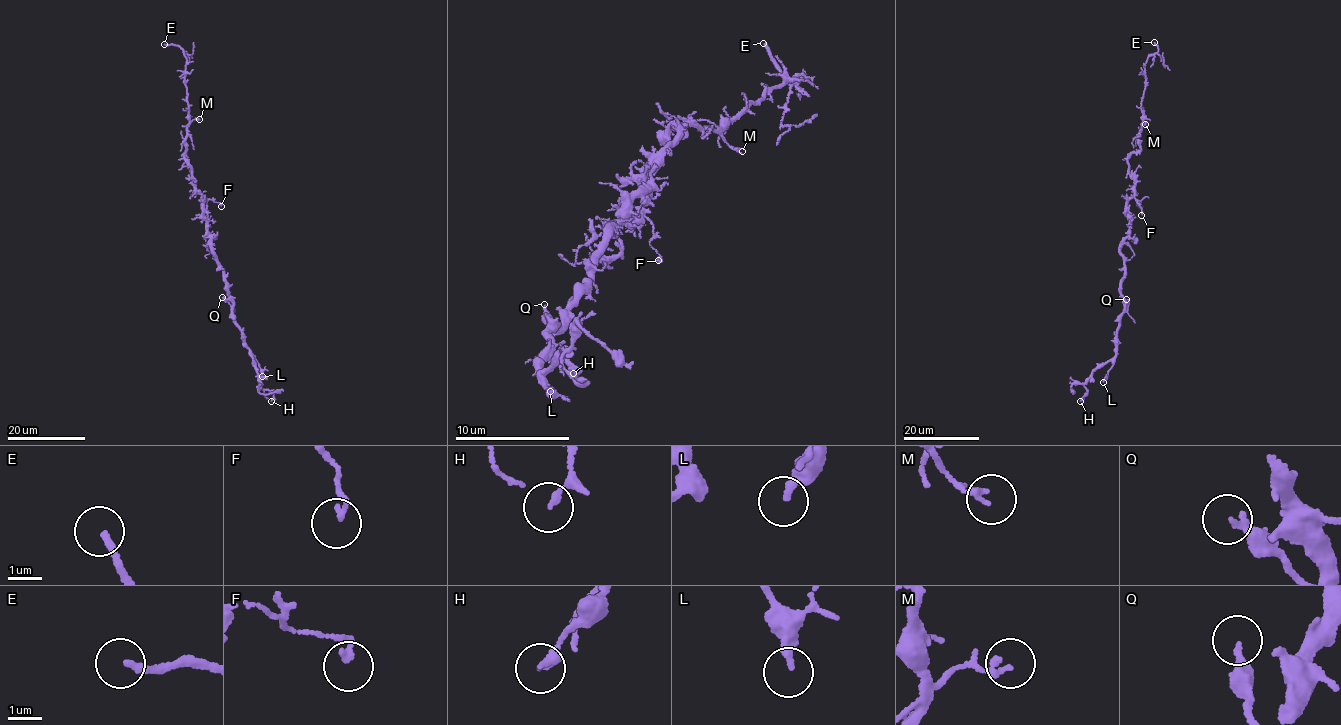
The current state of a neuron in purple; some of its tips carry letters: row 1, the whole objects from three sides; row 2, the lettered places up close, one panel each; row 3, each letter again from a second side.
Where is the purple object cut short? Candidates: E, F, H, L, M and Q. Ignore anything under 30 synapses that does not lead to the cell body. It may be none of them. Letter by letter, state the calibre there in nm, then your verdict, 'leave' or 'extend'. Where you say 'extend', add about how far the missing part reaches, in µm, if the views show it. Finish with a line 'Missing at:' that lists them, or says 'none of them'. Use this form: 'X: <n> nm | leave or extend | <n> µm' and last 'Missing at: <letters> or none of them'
E: 200 nm | extend | 20 µm
F: 140 nm | leave
H: 120 nm | leave
L: 240 nm | leave
M: 190 nm | leave
Q: 240 nm | leave
Missing at: E

